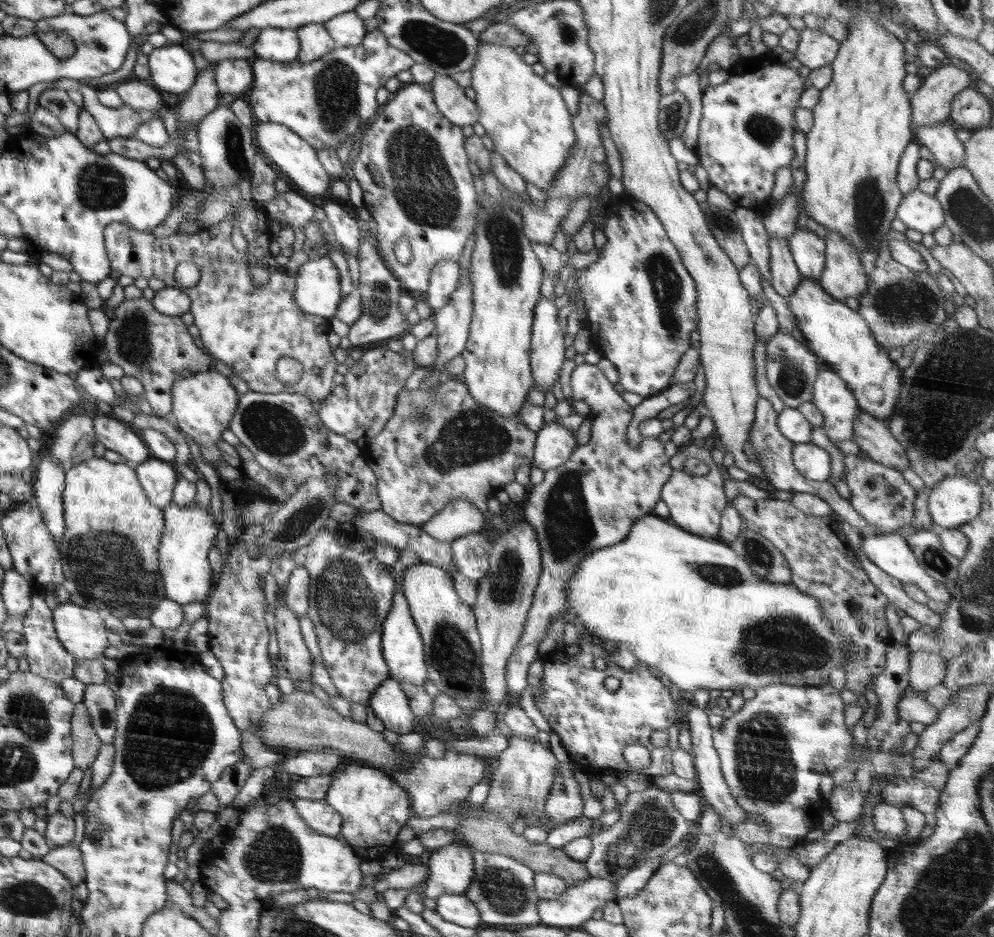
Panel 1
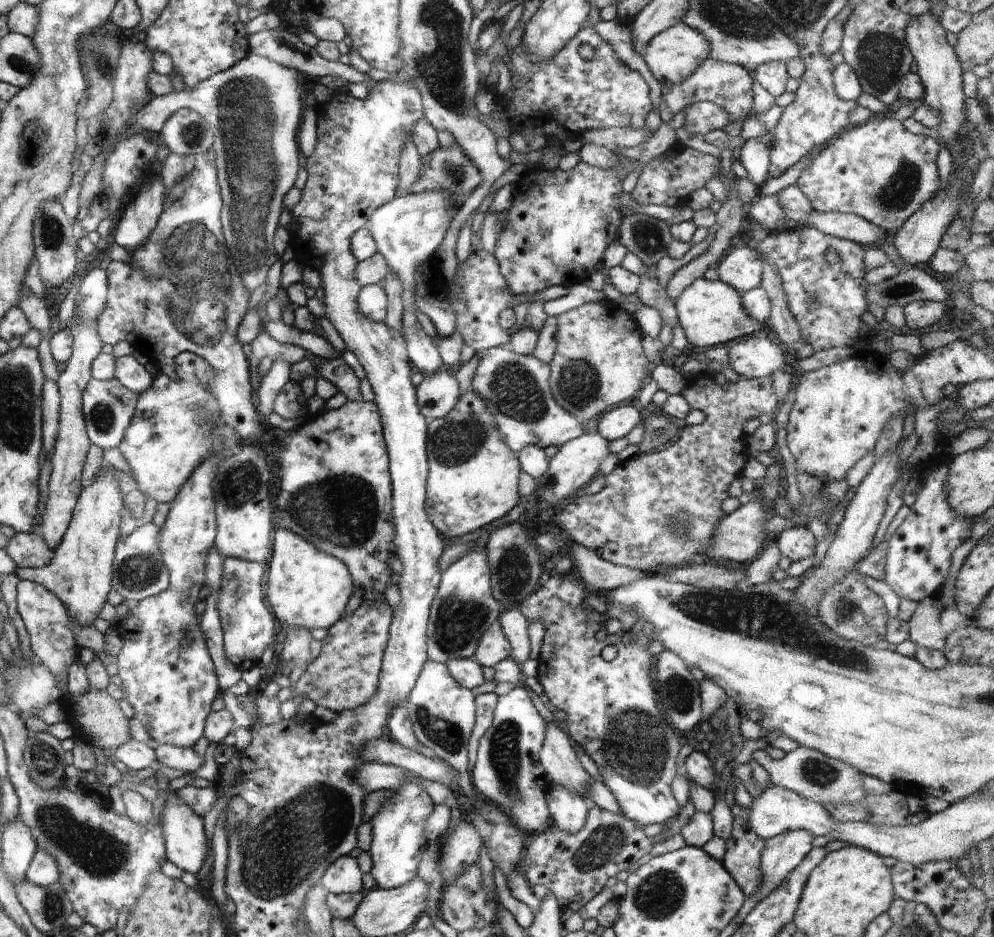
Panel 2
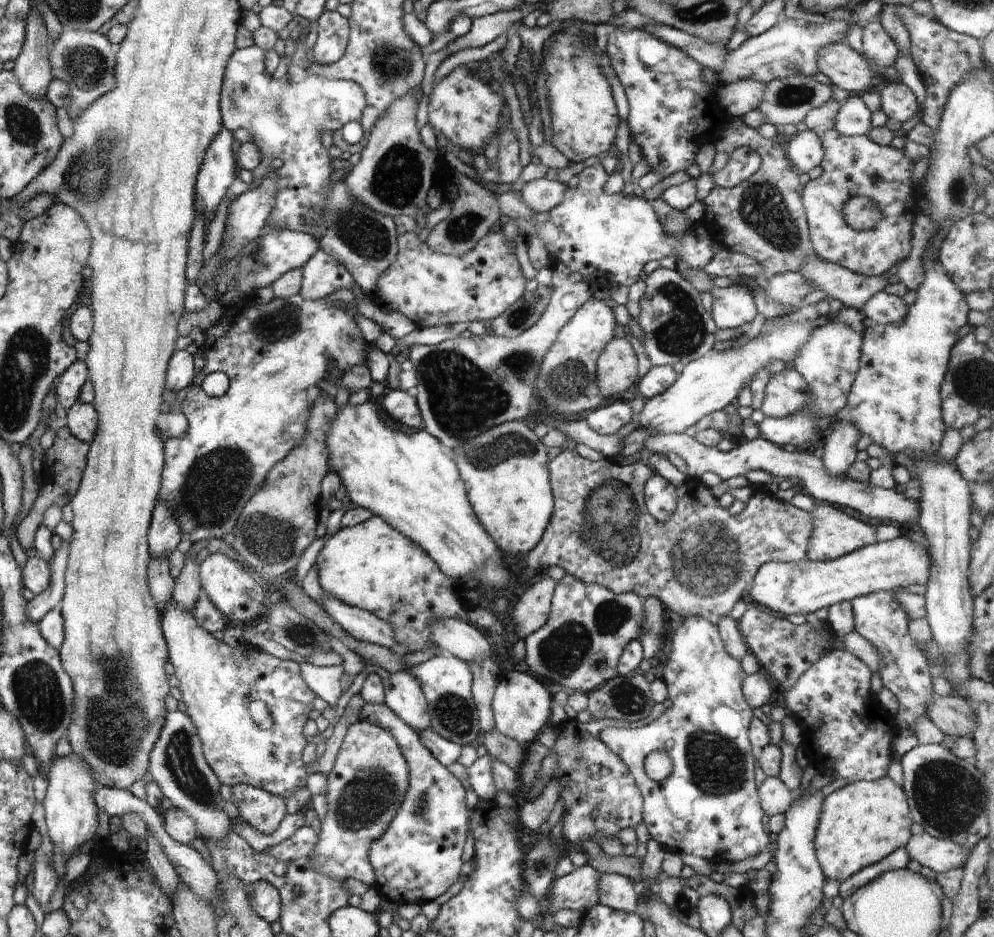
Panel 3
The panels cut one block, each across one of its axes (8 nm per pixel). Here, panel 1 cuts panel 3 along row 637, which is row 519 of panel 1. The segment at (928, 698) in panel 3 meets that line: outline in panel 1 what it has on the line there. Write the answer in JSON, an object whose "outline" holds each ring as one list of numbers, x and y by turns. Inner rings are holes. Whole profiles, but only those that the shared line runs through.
{"outline":[[844,454,842,462,846,471,845,481,852,494,849,501,864,520,882,528,882,532,893,532,910,524,917,490,904,480,899,470,854,454]]}

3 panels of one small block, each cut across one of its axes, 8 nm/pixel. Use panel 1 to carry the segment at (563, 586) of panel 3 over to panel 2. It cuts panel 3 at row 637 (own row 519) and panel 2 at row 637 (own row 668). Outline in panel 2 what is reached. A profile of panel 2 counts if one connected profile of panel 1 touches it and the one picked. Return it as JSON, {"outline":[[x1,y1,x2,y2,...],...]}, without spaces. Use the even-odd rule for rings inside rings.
{"outline":[[510,607,502,610,499,616,503,633,510,641,512,654,511,656,519,666,528,660,531,644,528,638,528,620,519,607]]}

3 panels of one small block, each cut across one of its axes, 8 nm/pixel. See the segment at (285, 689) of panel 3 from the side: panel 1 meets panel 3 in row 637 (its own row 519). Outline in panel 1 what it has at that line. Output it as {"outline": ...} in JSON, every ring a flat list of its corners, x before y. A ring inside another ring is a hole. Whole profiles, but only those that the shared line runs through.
{"outline":[[172,503,163,509,163,513,164,529,162,529,157,554,165,598,180,605,194,602,204,603,208,599,208,595,214,590,214,581,212,579,214,573,208,561,208,554,214,544,214,539,218,536,218,522,216,522,216,518,208,508,204,510,195,503,188,504,188,506,176,506,176,504]]}

